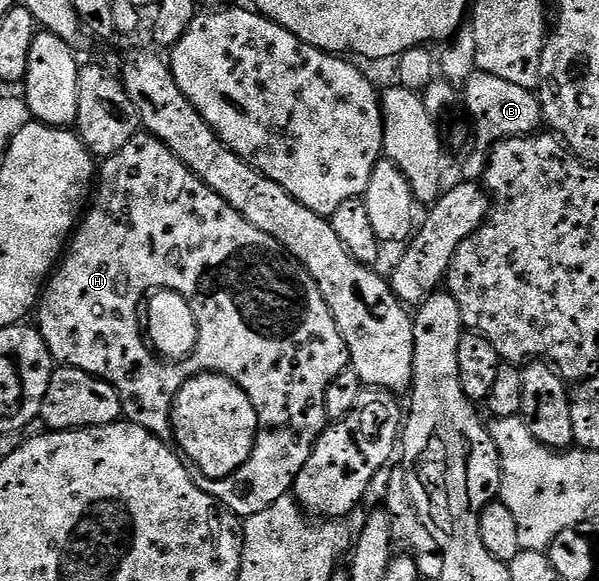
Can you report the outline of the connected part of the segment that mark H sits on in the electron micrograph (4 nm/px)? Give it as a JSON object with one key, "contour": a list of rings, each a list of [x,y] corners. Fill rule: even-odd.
{"contour":[[[146,134],[134,136],[125,146],[121,146],[121,150],[117,150],[117,154],[108,156],[102,161],[97,172],[97,187],[94,189],[93,199],[90,201],[85,215],[78,221],[61,263],[48,279],[41,293],[41,299],[37,305],[37,316],[38,312],[39,333],[41,338],[45,338],[51,359],[55,361],[56,365],[85,370],[85,374],[109,382],[109,386],[113,386],[113,390],[117,390],[117,394],[121,398],[123,416],[130,423],[149,430],[159,440],[170,441],[172,439],[171,411],[174,408],[174,398],[185,382],[189,382],[193,377],[203,373],[219,373],[231,379],[248,395],[250,402],[256,408],[259,419],[259,432],[256,434],[256,442],[248,461],[241,466],[239,471],[229,474],[223,480],[207,478],[197,467],[191,468],[193,482],[197,486],[201,486],[201,490],[205,490],[205,494],[217,498],[217,502],[221,502],[230,512],[234,512],[240,518],[261,514],[261,510],[269,510],[269,506],[273,506],[273,502],[277,502],[277,498],[288,495],[294,489],[297,474],[301,474],[305,462],[309,462],[309,454],[315,448],[319,436],[329,427],[325,392],[329,390],[333,380],[342,372],[348,371],[349,368],[345,338],[341,338],[341,330],[337,330],[337,322],[333,318],[317,282],[313,282],[311,275],[287,253],[287,249],[283,245],[278,244],[269,234],[265,234],[265,230],[257,230],[257,226],[253,226],[253,222],[245,222],[245,218],[241,218],[241,214],[237,214],[237,210],[233,210],[233,206],[229,206],[229,202],[225,202],[225,198],[221,198],[221,194],[217,194],[209,186],[205,186],[205,182],[201,182],[201,178],[197,178],[197,174],[189,171],[185,162],[181,162],[181,158],[177,158],[177,154],[173,154],[173,150],[169,150],[169,146],[162,144],[155,136]],[[160,290],[178,292],[180,296],[185,297],[193,310],[193,318],[197,326],[195,349],[182,360],[171,363],[164,362],[150,343],[145,342],[145,320],[141,313],[144,311],[145,301],[148,297]]]}

